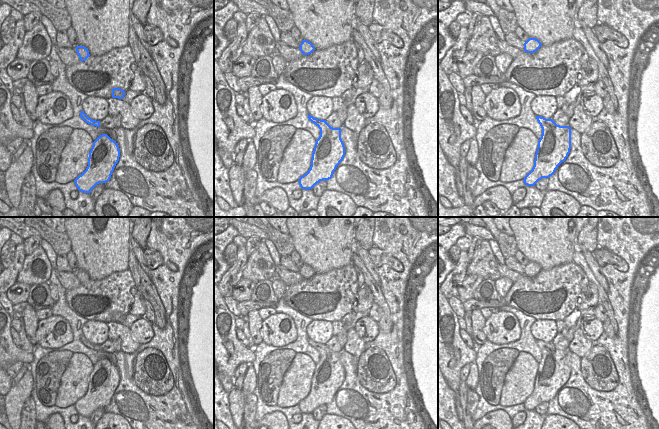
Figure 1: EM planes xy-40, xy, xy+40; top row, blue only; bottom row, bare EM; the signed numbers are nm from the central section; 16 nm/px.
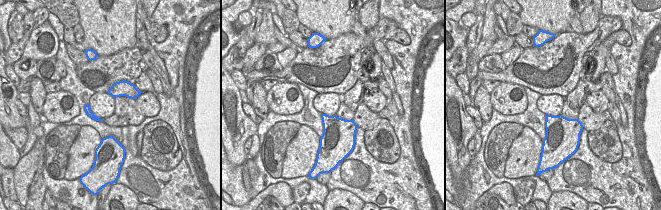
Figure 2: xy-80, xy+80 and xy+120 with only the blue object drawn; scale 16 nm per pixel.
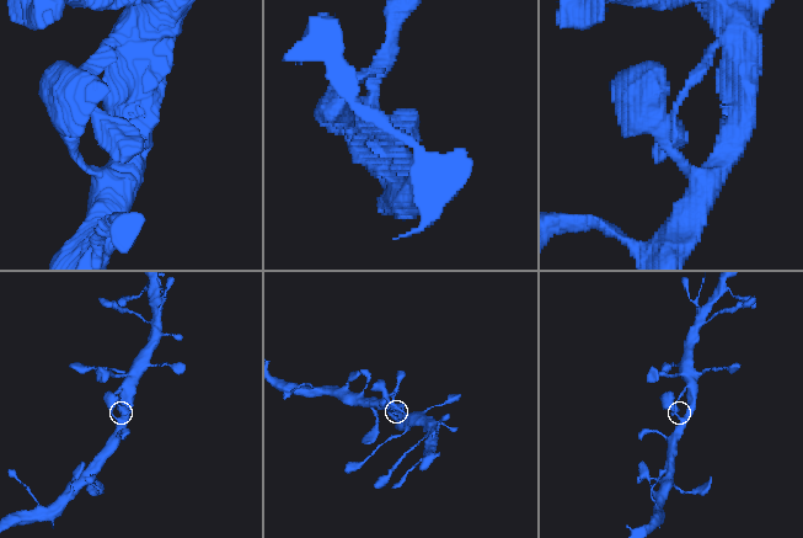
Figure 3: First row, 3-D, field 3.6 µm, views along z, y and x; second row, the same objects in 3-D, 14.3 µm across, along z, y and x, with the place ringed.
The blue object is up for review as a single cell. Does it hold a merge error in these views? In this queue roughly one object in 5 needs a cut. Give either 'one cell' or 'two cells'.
one cell

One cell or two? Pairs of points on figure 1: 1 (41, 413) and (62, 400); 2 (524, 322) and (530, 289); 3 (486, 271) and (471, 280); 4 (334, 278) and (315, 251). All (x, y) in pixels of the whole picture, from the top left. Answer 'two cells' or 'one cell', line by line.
1: two cells
2: two cells
3: two cells
4: two cells

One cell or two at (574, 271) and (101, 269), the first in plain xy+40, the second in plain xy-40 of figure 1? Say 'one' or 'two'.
two

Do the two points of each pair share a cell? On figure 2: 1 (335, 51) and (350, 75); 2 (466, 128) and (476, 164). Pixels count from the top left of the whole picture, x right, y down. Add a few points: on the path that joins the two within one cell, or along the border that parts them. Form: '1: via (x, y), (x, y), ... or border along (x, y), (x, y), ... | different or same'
1: via (345, 53), (355, 56), (351, 60), (351, 65) | same
2: border along (471, 157), (467, 167), (468, 180) | different

